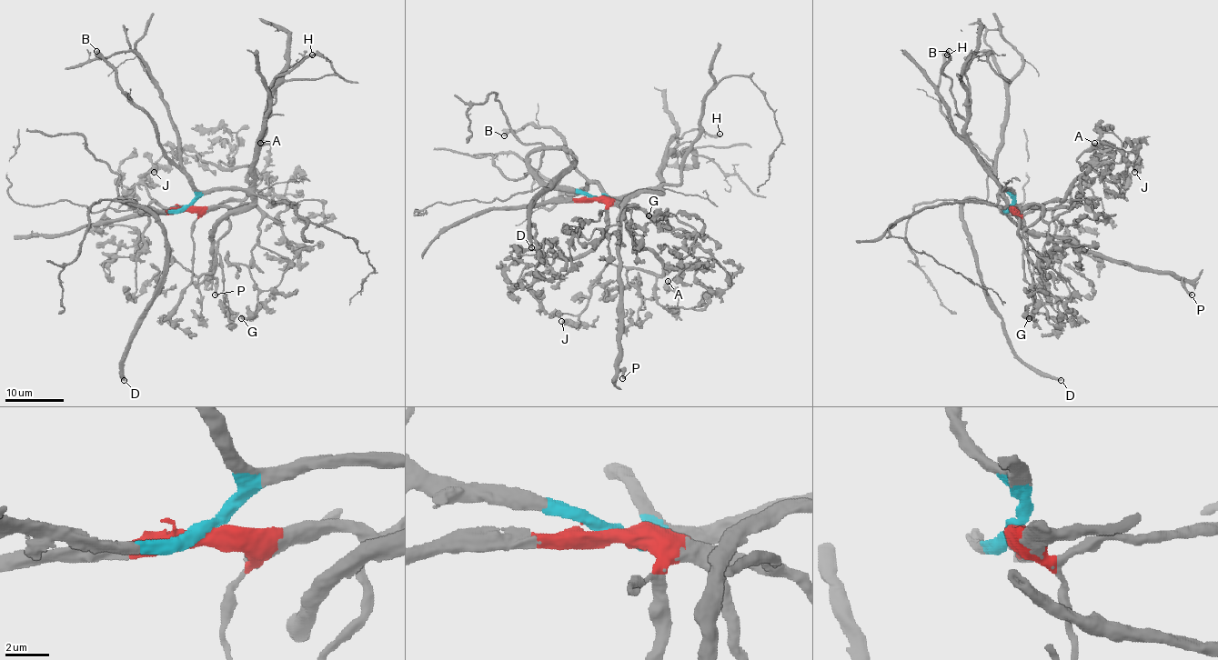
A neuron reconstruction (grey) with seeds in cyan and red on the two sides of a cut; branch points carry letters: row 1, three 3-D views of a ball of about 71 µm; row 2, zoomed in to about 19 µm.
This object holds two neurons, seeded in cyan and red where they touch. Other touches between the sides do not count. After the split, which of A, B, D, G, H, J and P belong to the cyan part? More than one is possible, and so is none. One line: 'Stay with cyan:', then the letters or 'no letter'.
Stay with cyan: B, D, H, P

